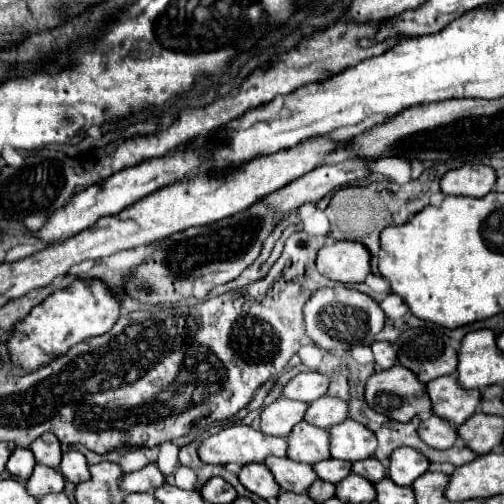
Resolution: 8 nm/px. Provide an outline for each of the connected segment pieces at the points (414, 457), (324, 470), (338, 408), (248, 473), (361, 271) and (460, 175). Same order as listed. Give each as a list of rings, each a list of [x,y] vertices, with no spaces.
[[[396,449],[396,453],[392,453],[390,457],[390,465],[388,465],[388,477],[402,487],[410,487],[412,481],[416,481],[416,477],[420,477],[426,469],[428,469],[430,461],[424,461],[424,457],[420,457],[420,453],[416,453],[414,449]]]
[[[326,459],[326,461],[320,461],[320,463],[312,465],[312,469],[316,471],[318,479],[330,481],[330,483],[338,483],[344,477],[350,475],[352,463],[350,461],[340,461],[340,459]]]
[[[320,397],[316,401],[312,401],[306,409],[306,415],[304,415],[306,423],[310,425],[318,425],[322,429],[328,429],[332,425],[326,425],[326,423],[340,423],[344,419],[348,419],[348,407],[344,405],[344,401],[336,399],[336,397]]]
[[[248,463],[238,473],[240,483],[254,495],[262,499],[276,499],[276,493],[280,493],[280,487],[276,481],[272,481],[272,473],[268,473],[266,465],[260,463]]]
[[[336,241],[318,251],[316,269],[338,283],[362,283],[370,273],[370,253],[362,243]]]
[[[466,163],[440,179],[440,191],[456,197],[484,197],[496,183],[496,171],[486,165]]]

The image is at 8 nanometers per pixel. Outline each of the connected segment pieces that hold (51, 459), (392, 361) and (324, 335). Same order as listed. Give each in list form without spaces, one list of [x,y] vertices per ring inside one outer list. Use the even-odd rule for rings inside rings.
[[[44,433],[42,437],[38,437],[38,439],[30,445],[30,449],[32,449],[32,453],[34,453],[36,463],[46,465],[46,467],[54,467],[54,469],[60,465],[62,451],[60,451],[60,443],[56,441],[56,435]]]
[[[386,341],[374,343],[372,345],[372,353],[374,353],[374,365],[376,365],[376,369],[390,369],[392,365],[396,365],[396,351]]]
[[[344,285],[318,289],[316,293],[312,293],[302,311],[304,311],[306,335],[312,339],[316,347],[324,351],[334,351],[334,349],[350,351],[350,347],[354,345],[372,345],[374,335],[384,327],[386,321],[384,311],[372,297],[356,289],[348,289]]]

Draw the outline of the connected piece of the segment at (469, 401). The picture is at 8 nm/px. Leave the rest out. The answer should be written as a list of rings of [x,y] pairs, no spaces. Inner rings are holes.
[[[452,375],[430,381],[426,391],[432,401],[432,413],[456,427],[462,425],[480,405],[480,391],[460,389],[460,385],[456,385],[456,377]]]

